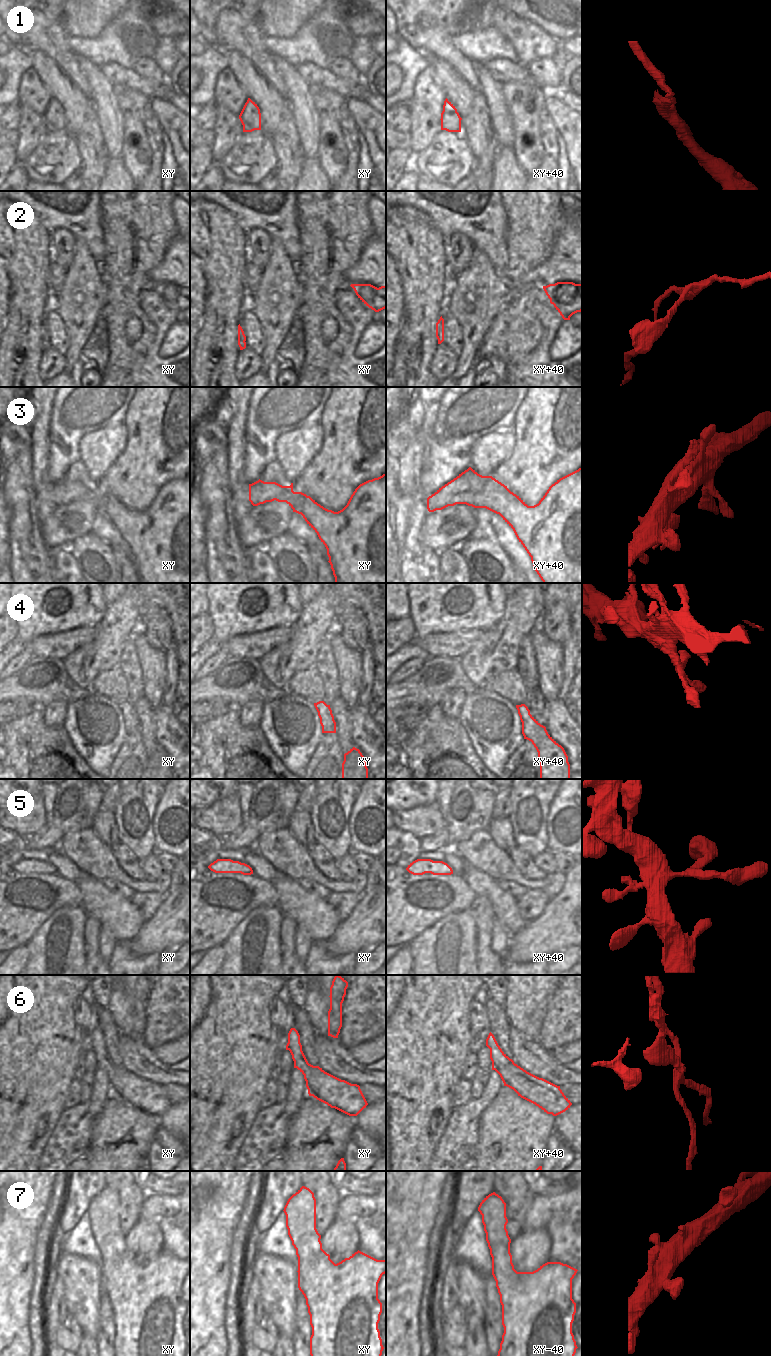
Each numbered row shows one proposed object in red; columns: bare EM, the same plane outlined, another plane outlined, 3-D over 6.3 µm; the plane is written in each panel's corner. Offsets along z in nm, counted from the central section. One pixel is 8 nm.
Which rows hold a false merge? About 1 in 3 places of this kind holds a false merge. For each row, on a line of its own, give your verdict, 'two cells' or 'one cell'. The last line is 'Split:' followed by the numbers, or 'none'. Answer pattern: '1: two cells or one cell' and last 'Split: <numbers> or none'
1: two cells
2: one cell
3: two cells
4: one cell
5: one cell
6: two cells
7: one cell
Split: 1, 3, 6

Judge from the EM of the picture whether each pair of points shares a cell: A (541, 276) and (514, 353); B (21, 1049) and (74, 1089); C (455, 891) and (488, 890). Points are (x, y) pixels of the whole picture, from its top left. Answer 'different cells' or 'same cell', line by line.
A: different cells
B: different cells
C: different cells

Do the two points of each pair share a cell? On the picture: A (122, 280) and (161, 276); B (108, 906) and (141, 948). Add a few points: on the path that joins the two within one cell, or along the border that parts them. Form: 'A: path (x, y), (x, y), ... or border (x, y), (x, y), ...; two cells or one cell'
A: border (163, 257), (150, 273), (151, 284); two cells
B: border (144, 921), (138, 933), (130, 941); two cells

